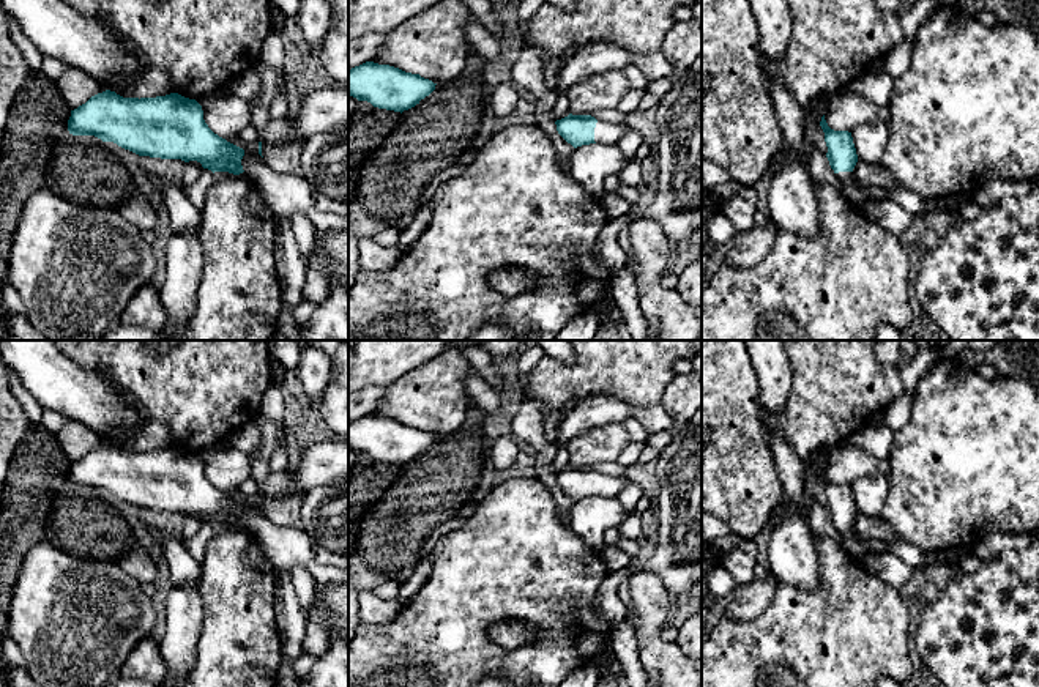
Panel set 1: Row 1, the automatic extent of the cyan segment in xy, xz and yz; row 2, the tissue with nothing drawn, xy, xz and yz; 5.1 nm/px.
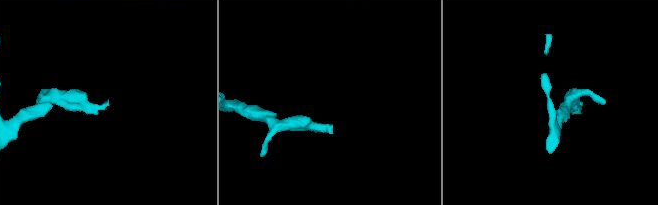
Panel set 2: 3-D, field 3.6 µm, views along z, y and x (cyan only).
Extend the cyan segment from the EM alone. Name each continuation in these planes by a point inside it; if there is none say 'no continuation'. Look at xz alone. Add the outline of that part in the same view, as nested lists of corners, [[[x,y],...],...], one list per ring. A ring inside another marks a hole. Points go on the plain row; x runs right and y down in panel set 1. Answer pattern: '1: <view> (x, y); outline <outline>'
1: xz (606, 486); outline [[[598,473],[594,495],[599,498],[616,498],[621,493],[624,482],[624,477]]]

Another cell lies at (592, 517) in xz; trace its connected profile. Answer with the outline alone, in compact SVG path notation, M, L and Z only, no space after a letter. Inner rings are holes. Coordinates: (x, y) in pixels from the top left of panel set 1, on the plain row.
M590 496L572 503L571 529L594 551L601 553L605 533L618 528L634 511L626 511L618 498Z

